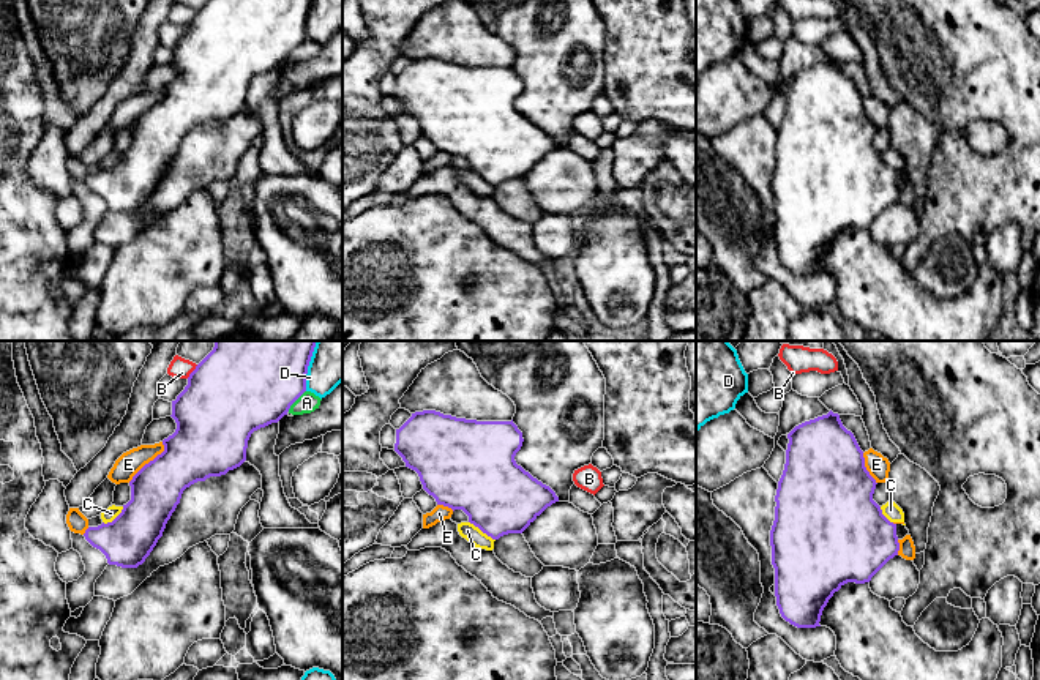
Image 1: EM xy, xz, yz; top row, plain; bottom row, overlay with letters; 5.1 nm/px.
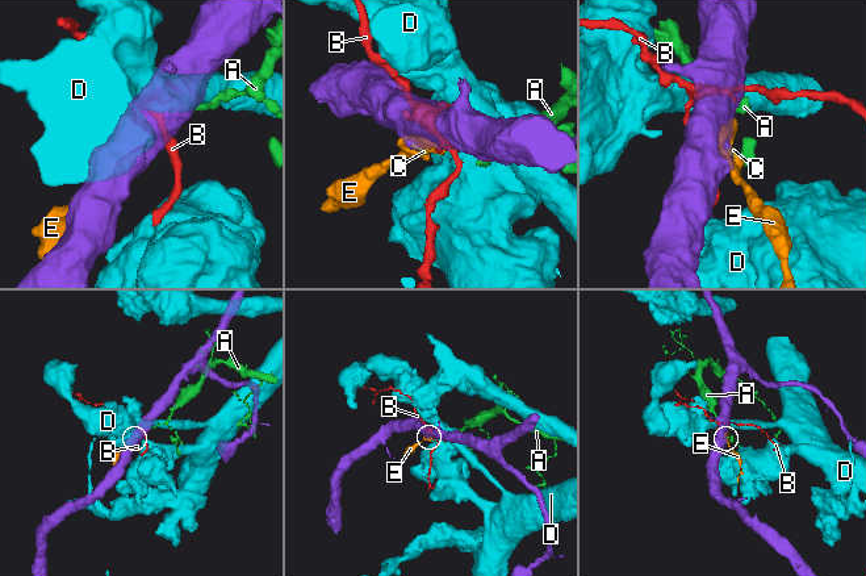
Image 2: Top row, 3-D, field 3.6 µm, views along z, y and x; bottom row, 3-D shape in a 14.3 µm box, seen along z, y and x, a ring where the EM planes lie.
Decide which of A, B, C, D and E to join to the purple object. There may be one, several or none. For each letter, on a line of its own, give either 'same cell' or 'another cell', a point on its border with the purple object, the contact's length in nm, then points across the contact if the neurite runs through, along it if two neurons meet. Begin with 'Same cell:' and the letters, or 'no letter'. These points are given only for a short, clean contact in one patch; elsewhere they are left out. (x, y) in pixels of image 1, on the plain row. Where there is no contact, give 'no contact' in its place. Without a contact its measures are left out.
Same cell: no letter
A: another cell; contact xy (295, 46); length 140 nm; border xy (305, 37), (288, 57)
B: another cell; contact xy (193, 18); length 90 nm
C: another cell; contact xz (482, 177); length 170 nm; border xz (469, 168), (494, 186)
D: another cell; contact xy (306, 19); length 200 nm
E: another cell; contact xy (150, 108); length 280 nm

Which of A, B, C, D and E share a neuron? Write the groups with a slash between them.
A / B / C E / D

